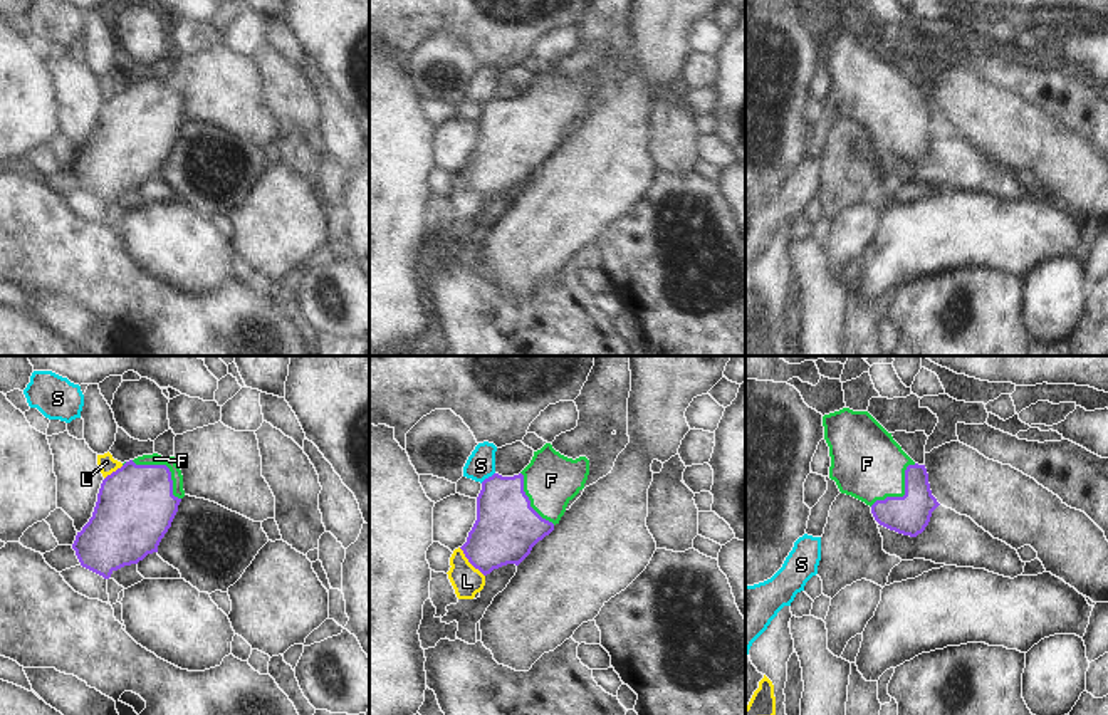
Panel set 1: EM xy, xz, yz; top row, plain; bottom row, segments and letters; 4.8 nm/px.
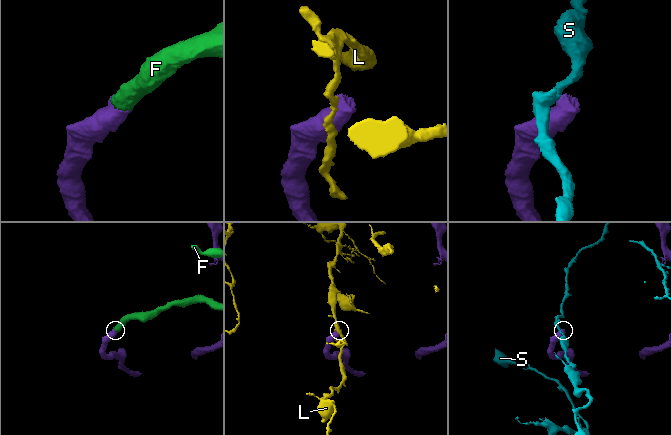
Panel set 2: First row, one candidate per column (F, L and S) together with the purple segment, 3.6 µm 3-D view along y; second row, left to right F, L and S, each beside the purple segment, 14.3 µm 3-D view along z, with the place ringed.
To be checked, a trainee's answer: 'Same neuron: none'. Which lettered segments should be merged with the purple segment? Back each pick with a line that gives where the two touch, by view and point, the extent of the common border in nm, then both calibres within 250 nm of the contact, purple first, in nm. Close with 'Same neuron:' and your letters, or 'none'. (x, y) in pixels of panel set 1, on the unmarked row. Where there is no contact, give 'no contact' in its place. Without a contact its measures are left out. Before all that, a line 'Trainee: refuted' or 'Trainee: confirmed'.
Trainee: refuted
F: contact xy (167, 91); length 300 nm; calibres 380 and 60 nm
Same neuron: F

